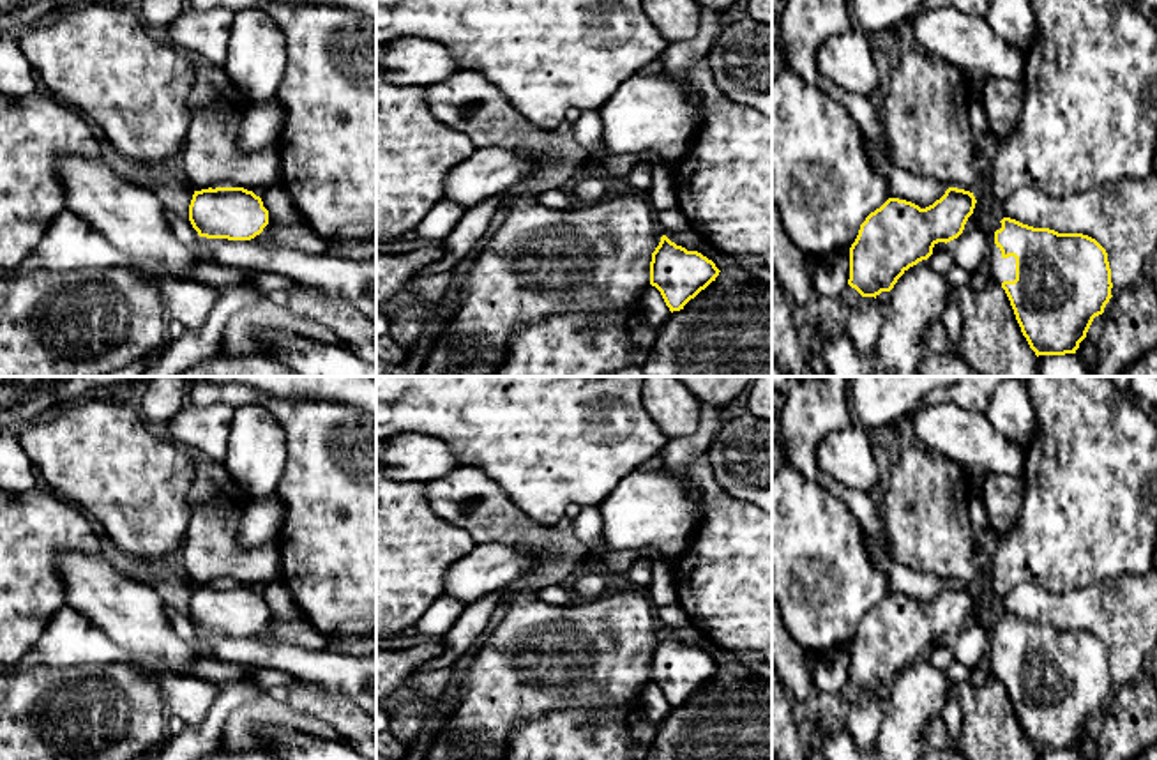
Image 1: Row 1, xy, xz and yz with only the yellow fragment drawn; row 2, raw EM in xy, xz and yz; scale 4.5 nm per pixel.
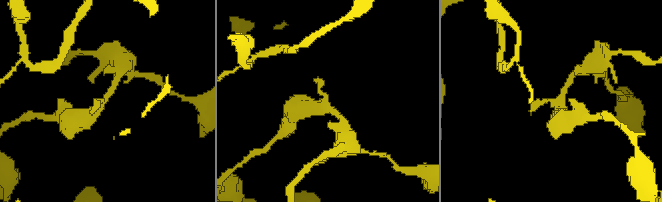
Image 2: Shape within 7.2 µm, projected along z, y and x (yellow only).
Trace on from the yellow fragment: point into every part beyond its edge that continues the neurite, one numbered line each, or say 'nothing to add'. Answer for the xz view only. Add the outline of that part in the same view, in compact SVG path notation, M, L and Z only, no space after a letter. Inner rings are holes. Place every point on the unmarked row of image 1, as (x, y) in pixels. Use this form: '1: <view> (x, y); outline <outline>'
nothing to add

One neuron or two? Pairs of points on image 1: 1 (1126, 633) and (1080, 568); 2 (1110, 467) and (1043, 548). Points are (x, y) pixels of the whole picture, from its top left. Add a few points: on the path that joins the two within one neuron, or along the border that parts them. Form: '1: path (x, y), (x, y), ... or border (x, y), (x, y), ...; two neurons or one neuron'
1: border (1133, 573), (1108, 577), (1085, 587), (1051, 594); two neurons
2: path (1099, 486), (1096, 495), (1062, 529); one neuron

